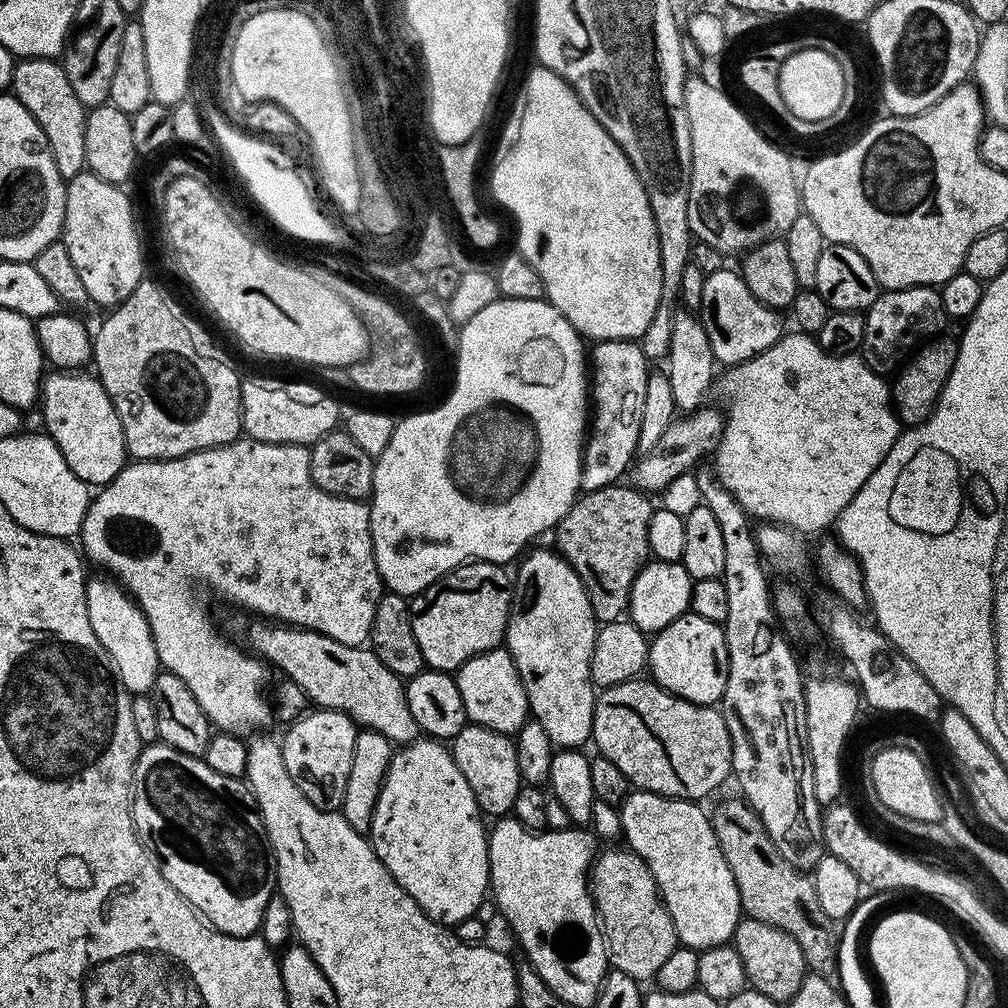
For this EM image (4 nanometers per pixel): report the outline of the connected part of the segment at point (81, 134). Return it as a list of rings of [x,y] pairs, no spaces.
[[[42,58],[17,59],[12,69],[10,92],[18,102],[22,102],[22,106],[26,106],[26,110],[30,110],[34,122],[38,122],[54,158],[54,166],[58,166],[58,174],[64,181],[73,180],[77,174],[85,171],[88,112],[82,102],[78,102],[70,86],[70,78],[66,78],[63,63]]]

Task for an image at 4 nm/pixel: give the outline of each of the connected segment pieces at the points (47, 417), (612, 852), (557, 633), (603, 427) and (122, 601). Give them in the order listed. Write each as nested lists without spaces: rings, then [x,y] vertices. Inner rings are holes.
[[[52,370],[42,381],[42,405],[47,435],[62,450],[66,466],[89,486],[109,484],[129,459],[122,422],[95,375],[84,370]]]
[[[627,847],[608,848],[592,862],[590,873],[592,900],[604,933],[608,963],[615,971],[630,974],[641,982],[651,981],[662,970],[666,958],[678,947],[674,922],[666,910],[654,878],[636,852]]]
[[[553,549],[529,551],[521,566],[514,572],[512,607],[508,614],[508,629],[504,632],[504,644],[518,666],[522,686],[526,690],[531,719],[546,730],[546,738],[560,750],[580,750],[592,738],[594,706],[598,695],[590,674],[590,658],[594,650],[598,621],[590,606],[588,592],[580,575],[572,565]]]
[[[599,341],[593,348],[594,352],[590,354],[592,413],[586,432],[584,465],[580,471],[580,486],[584,492],[602,490],[617,483],[627,468],[629,471],[638,452],[638,432],[642,430],[642,405],[646,402],[646,382],[650,371],[650,362],[637,341]]]
[[[109,580],[87,581],[84,597],[90,614],[90,626],[94,626],[94,634],[98,634],[98,642],[112,661],[116,679],[122,687],[129,694],[151,693],[154,682],[162,671],[151,628],[139,604],[119,583]]]

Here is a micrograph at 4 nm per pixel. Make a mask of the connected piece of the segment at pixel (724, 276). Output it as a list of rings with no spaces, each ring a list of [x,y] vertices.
[[[725,266],[720,272],[710,273],[704,277],[702,286],[702,306],[698,309],[702,326],[706,326],[706,338],[710,338],[710,350],[714,350],[717,365],[731,366],[741,364],[770,346],[779,342],[785,335],[786,327],[780,321],[781,313],[774,308],[767,308],[746,286],[739,271],[731,272]]]

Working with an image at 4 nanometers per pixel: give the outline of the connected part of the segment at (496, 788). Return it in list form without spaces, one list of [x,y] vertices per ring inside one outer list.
[[[469,722],[458,735],[452,737],[450,751],[458,770],[462,770],[462,778],[470,782],[470,790],[474,790],[481,813],[488,818],[507,817],[522,783],[515,739],[511,735]]]

